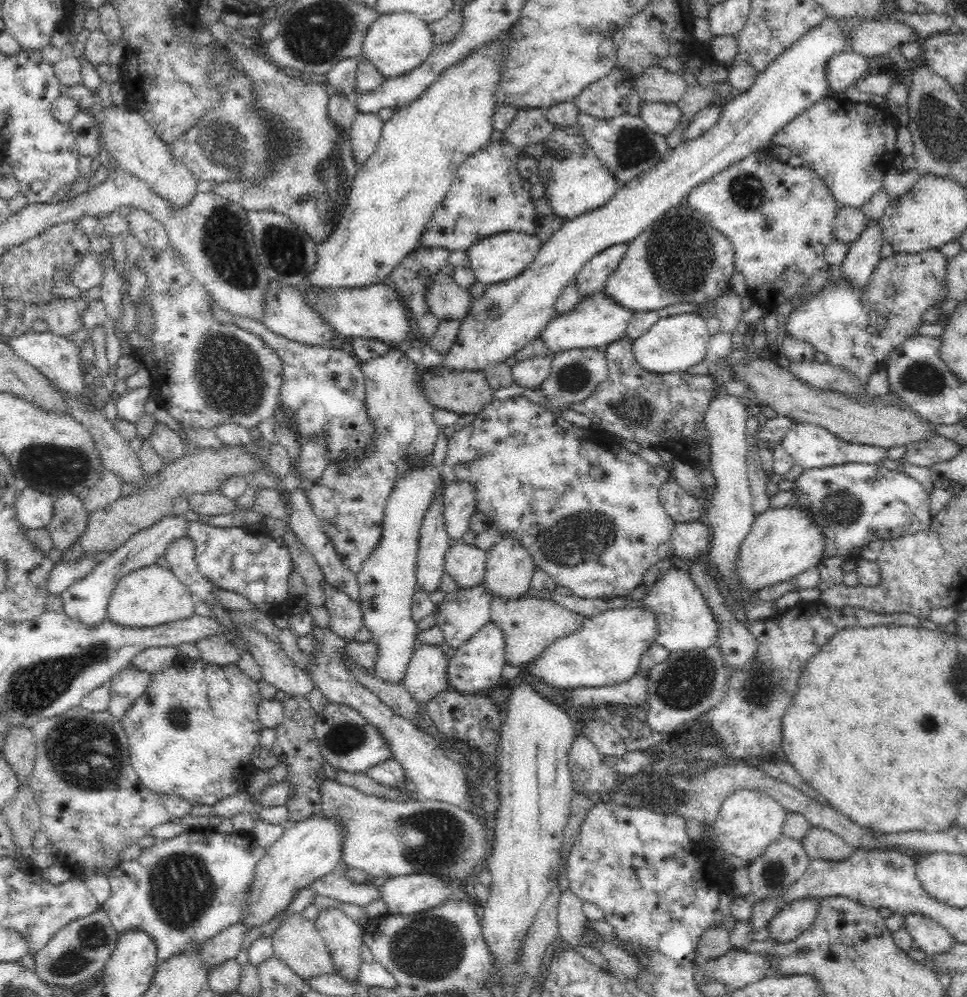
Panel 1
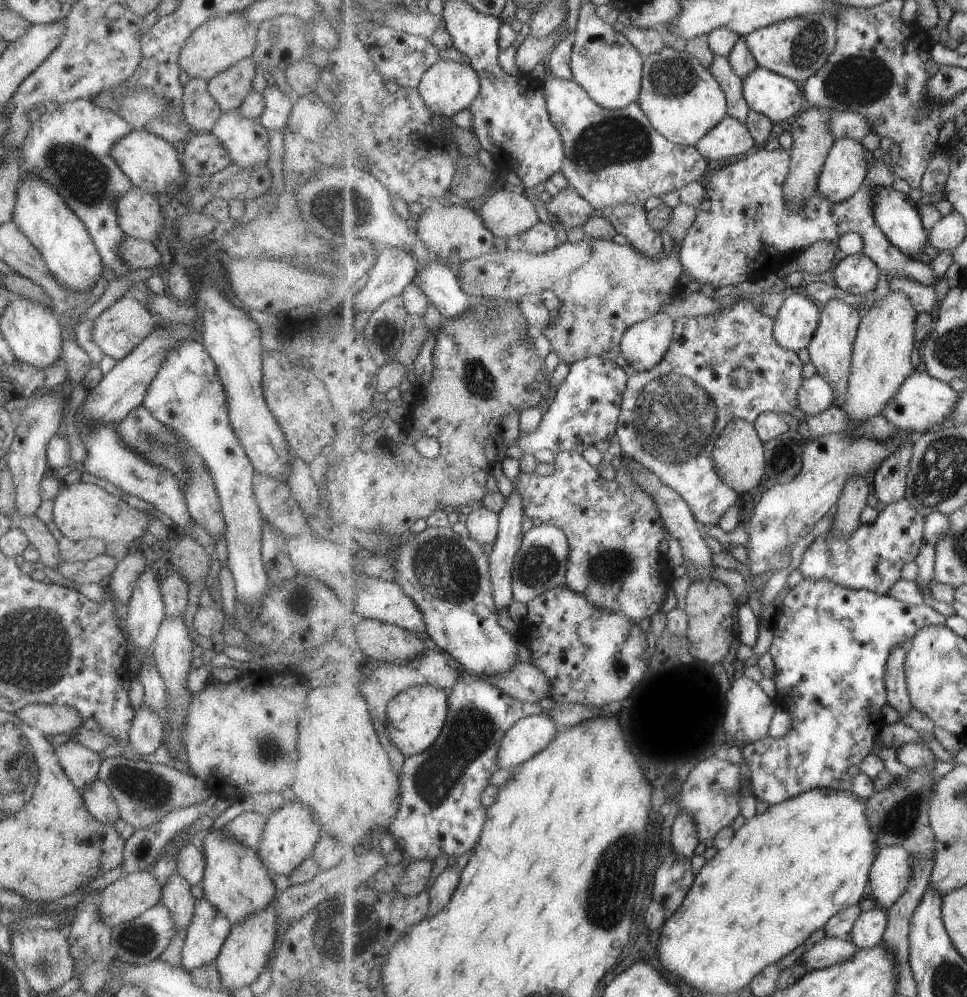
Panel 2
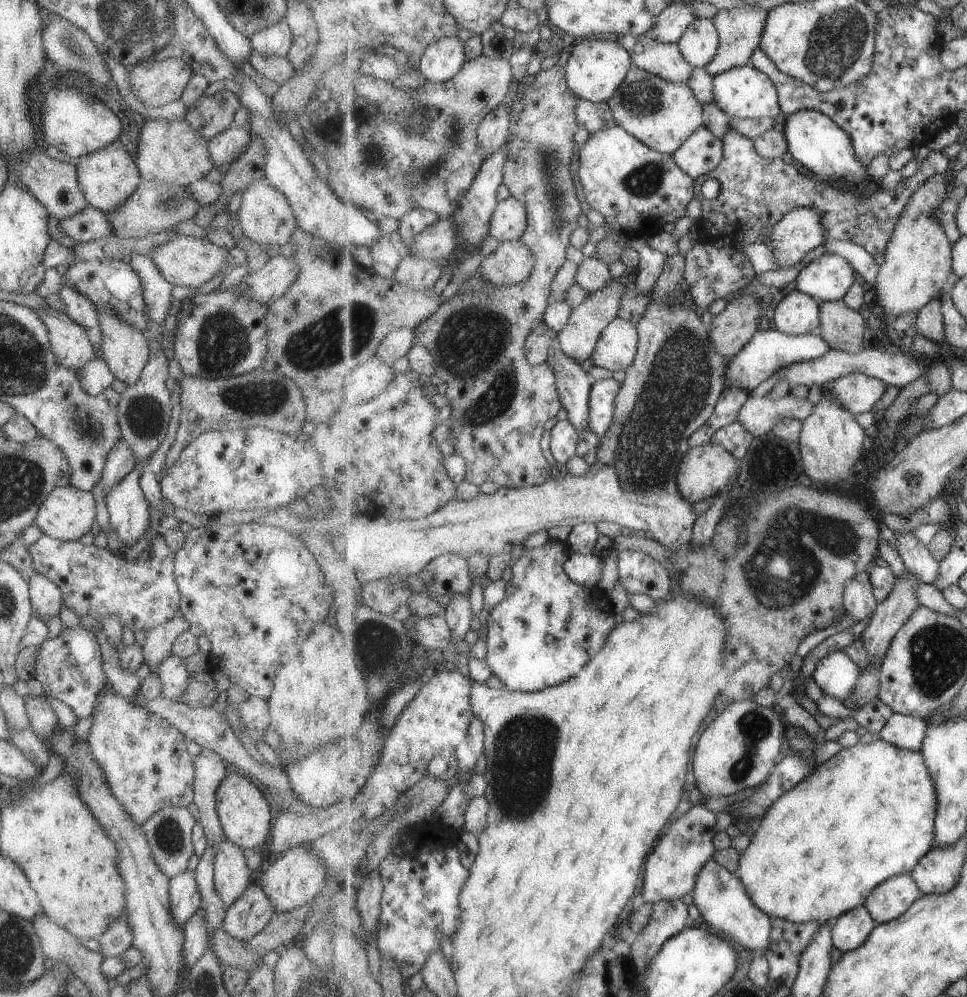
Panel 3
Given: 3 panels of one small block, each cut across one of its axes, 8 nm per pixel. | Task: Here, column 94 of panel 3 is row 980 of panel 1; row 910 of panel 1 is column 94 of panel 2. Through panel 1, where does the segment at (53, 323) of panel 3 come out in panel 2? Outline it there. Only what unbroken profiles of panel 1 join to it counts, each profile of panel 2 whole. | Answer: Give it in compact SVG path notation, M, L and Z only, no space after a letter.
M120 297L114 303L104 309L93 319L91 328L91 340L104 355L118 361L123 358L131 349L143 340L147 333L155 326L157 320L138 300Z

